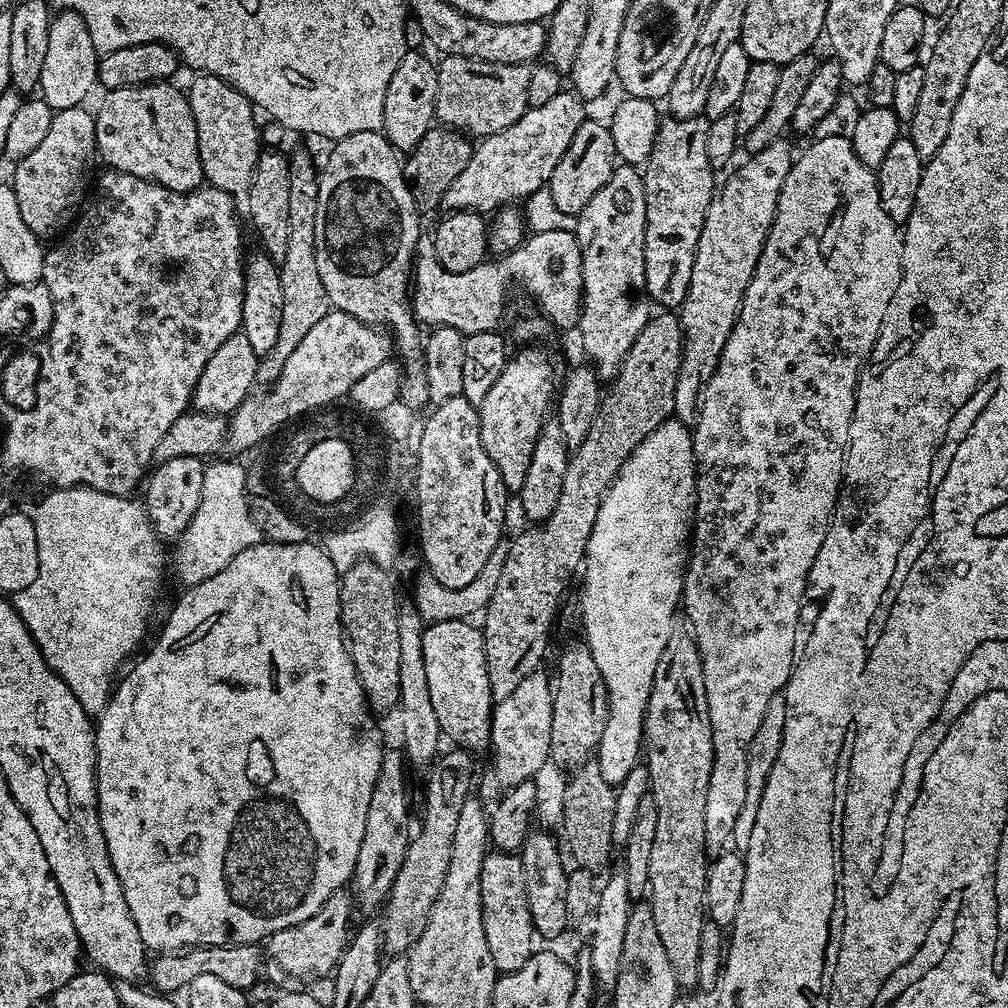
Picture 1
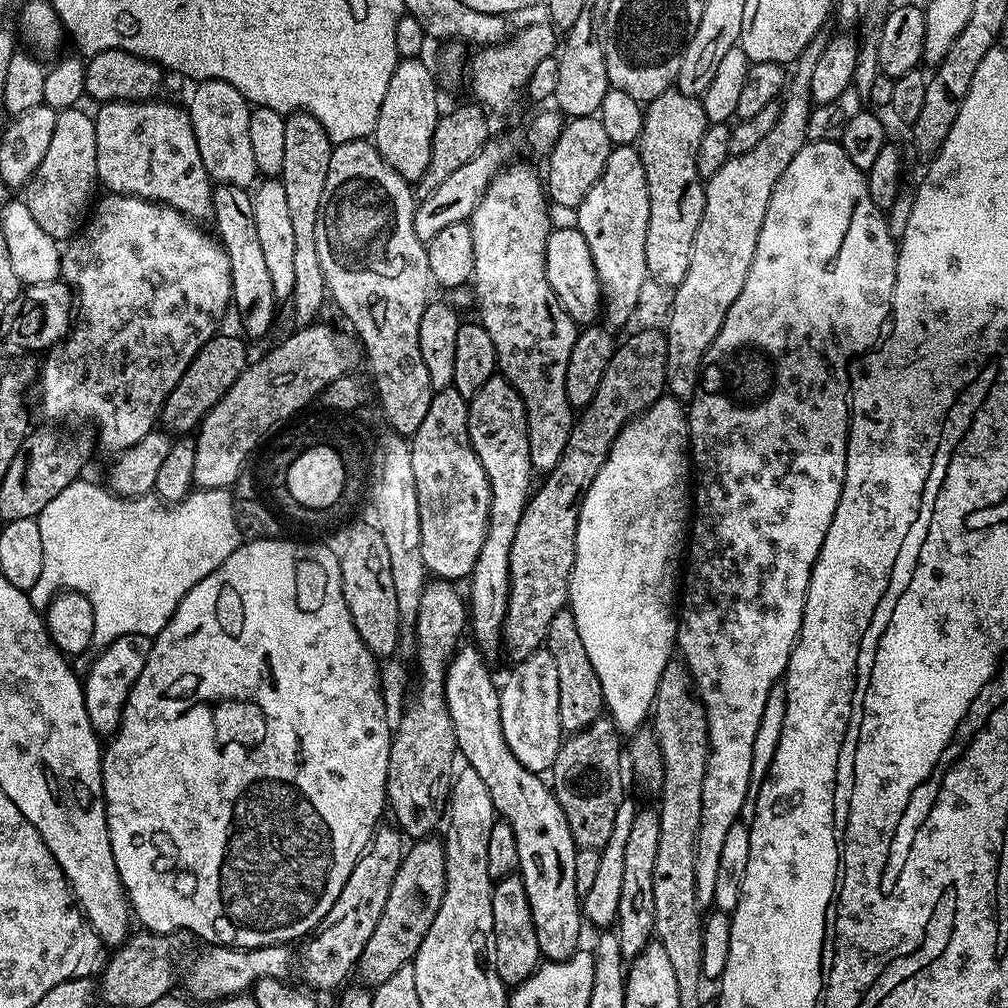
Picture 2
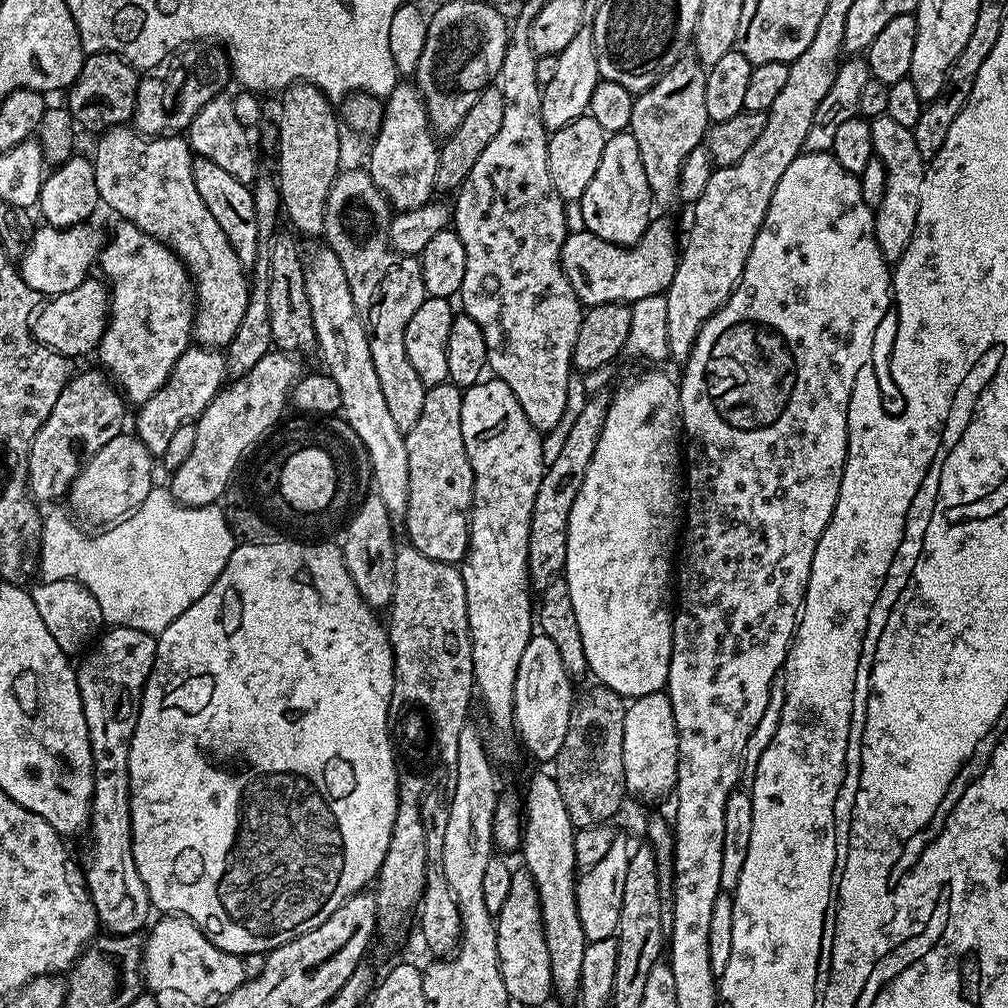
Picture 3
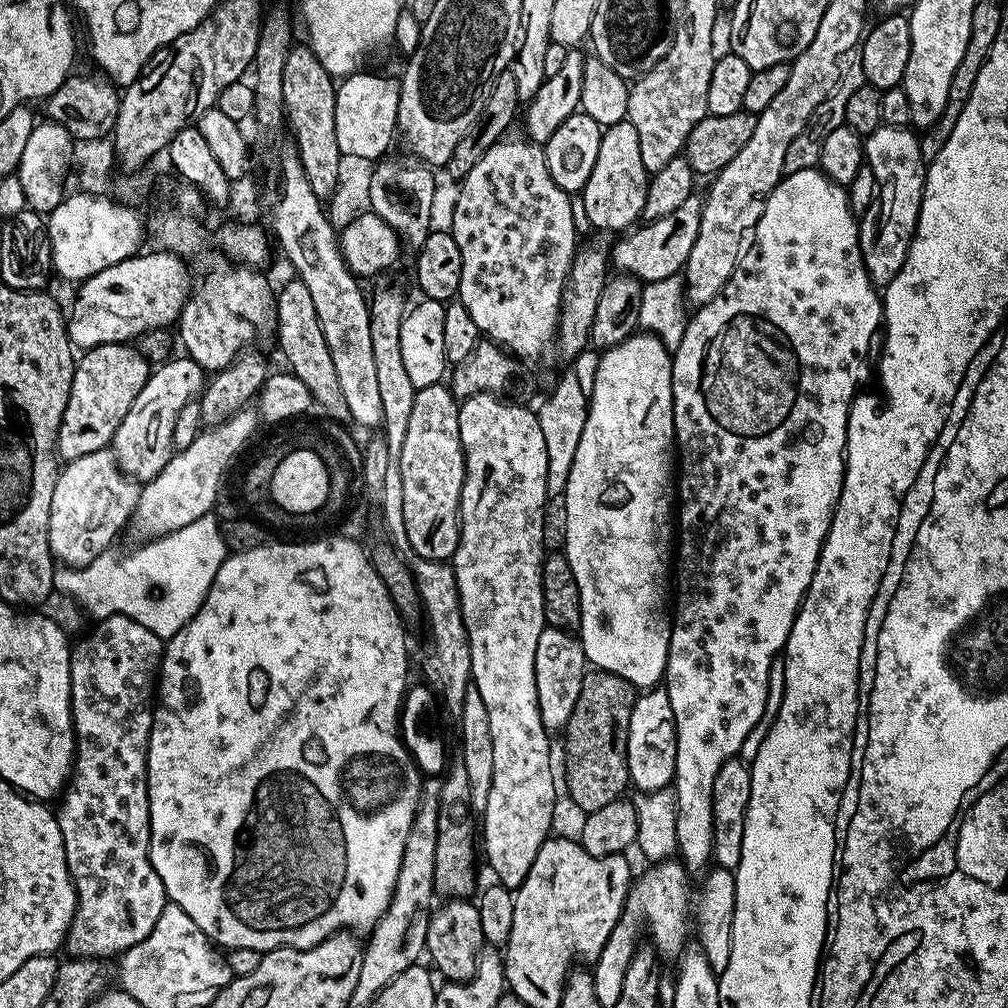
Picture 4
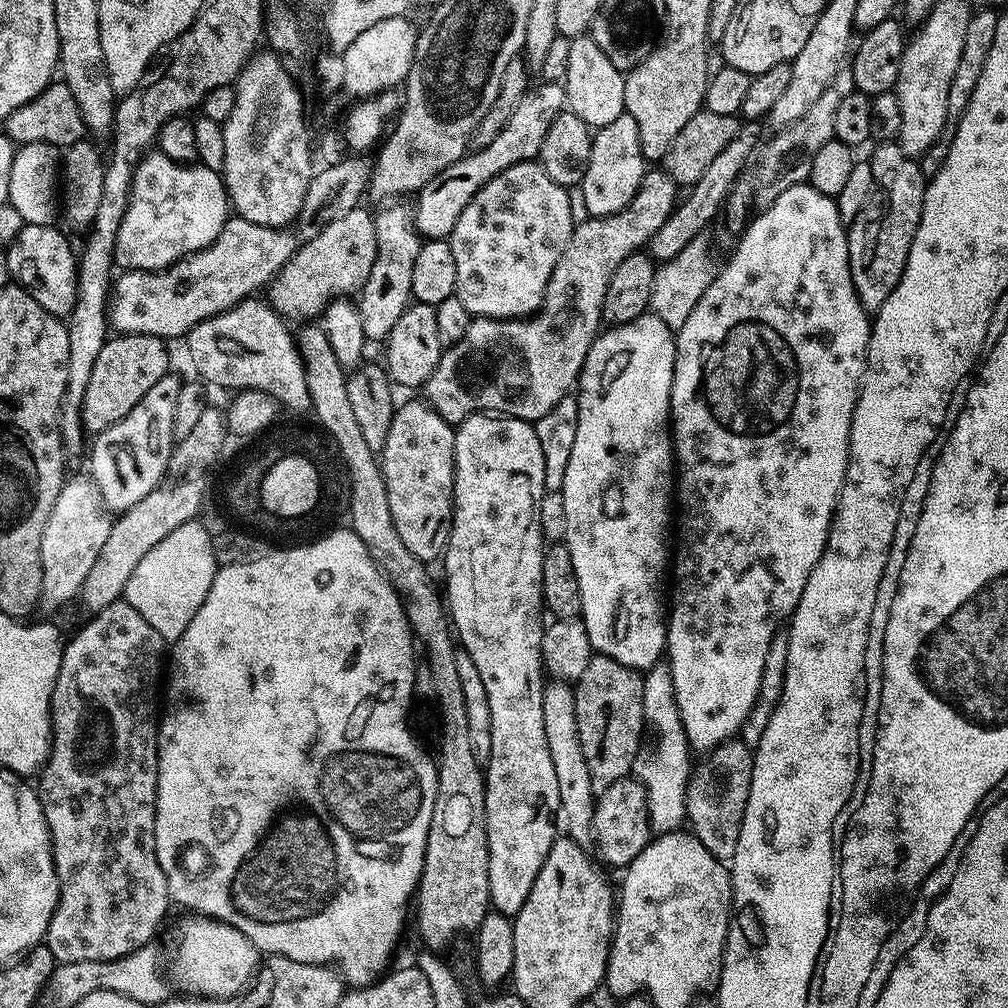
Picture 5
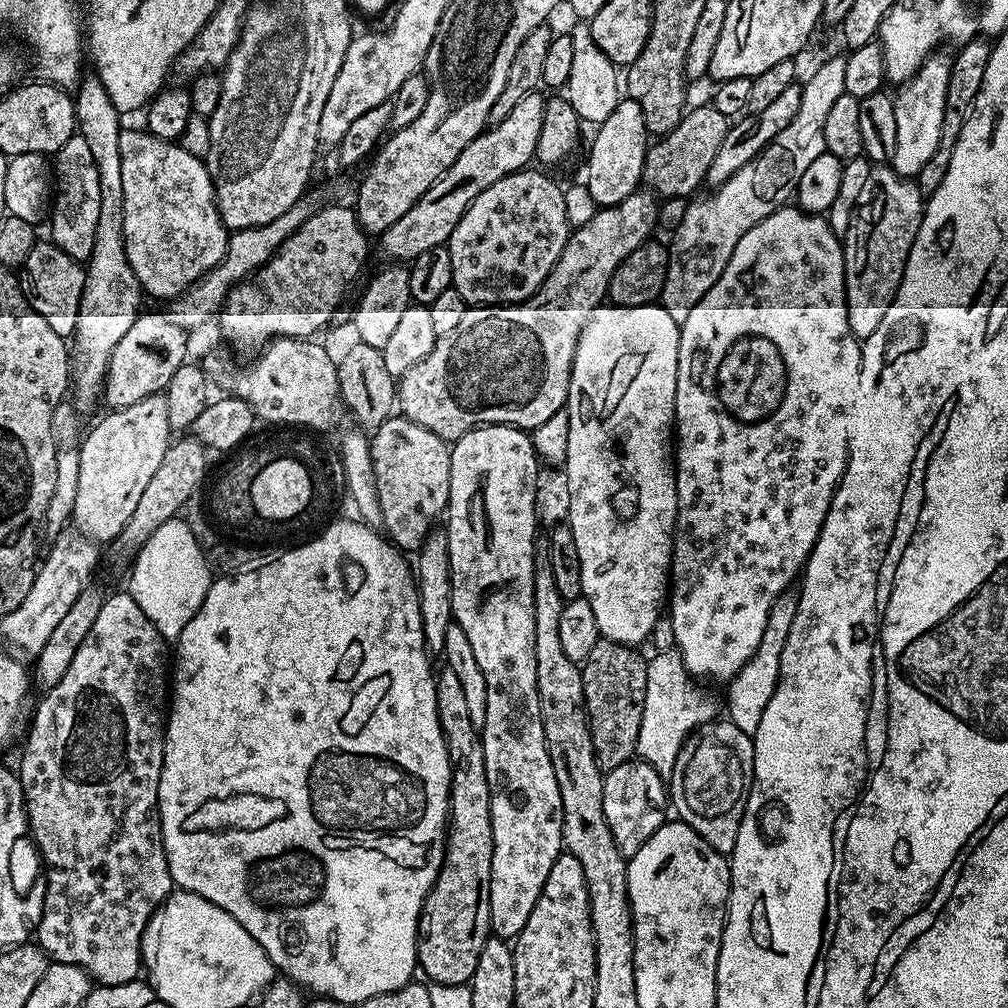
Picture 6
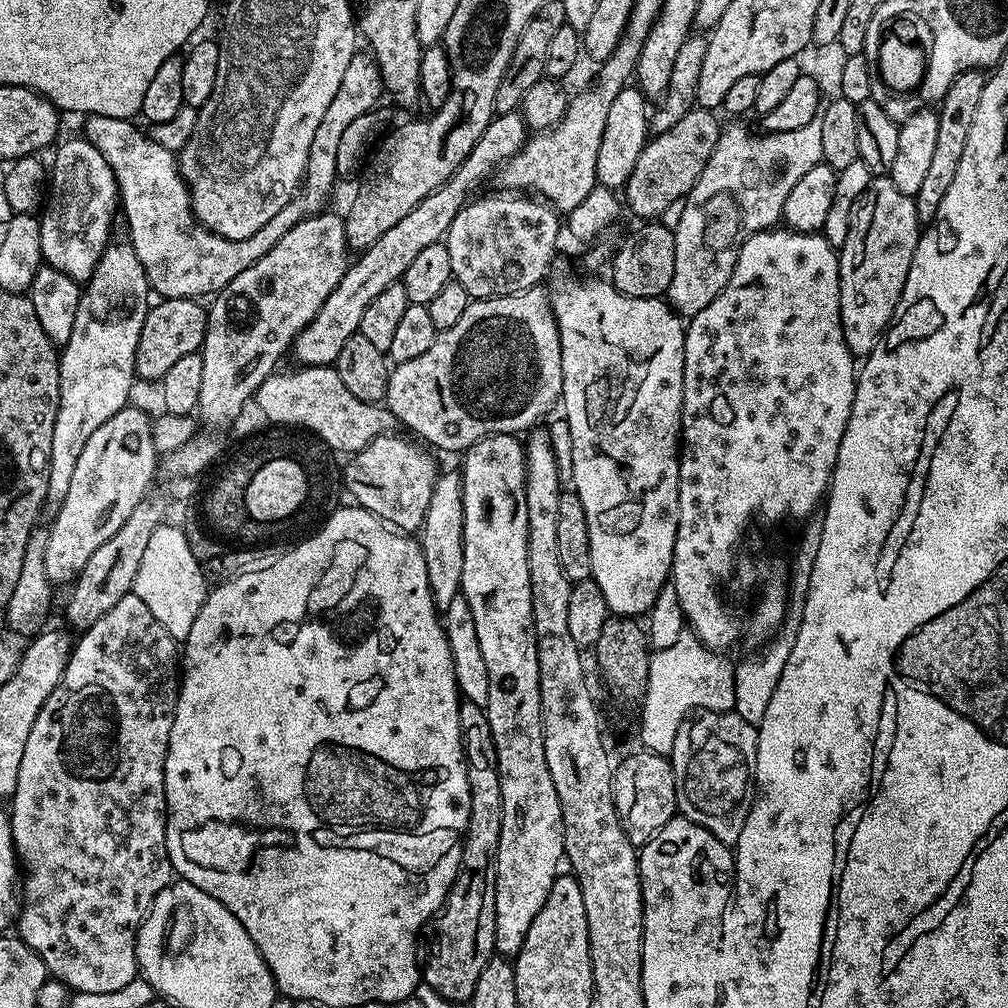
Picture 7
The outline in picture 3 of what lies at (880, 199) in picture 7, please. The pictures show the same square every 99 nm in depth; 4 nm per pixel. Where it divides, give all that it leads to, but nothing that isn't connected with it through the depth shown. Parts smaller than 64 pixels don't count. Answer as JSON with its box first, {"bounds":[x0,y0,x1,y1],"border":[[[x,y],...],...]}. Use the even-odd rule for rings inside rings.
{"bounds":[872,115,926,262],"border":[[[888,115],[875,117],[872,126],[872,151],[875,159],[886,166],[886,194],[882,194],[882,202],[874,210],[876,218],[876,241],[878,250],[884,259],[895,262],[902,258],[910,238],[914,234],[914,226],[918,218],[918,202],[922,194],[926,158],[918,154],[918,145],[914,142],[911,128],[901,126]]]}

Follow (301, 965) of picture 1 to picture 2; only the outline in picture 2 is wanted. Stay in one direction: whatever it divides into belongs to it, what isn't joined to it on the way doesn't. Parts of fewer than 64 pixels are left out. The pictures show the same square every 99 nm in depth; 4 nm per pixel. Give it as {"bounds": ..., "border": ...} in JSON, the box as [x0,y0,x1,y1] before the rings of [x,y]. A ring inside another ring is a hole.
{"bounds":[186,945,294,1002],"border":[[[215,945],[206,948],[188,972],[186,982],[196,996],[215,1002],[228,996],[237,996],[249,991],[261,977],[287,979],[294,968],[294,954],[287,945],[238,949]]]}

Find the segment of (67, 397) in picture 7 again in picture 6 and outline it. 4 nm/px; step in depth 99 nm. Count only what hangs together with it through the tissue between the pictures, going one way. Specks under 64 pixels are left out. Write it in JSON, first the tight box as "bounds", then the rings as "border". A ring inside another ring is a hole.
{"bounds":[70,74,142,413],"border":[[[89,74],[81,79],[74,88],[74,103],[76,105],[76,126],[78,134],[86,138],[86,146],[90,146],[90,154],[94,154],[94,162],[98,170],[98,190],[100,205],[98,206],[98,230],[94,230],[94,246],[92,254],[86,261],[84,293],[81,296],[81,308],[78,310],[77,326],[74,333],[74,371],[70,380],[73,391],[76,390],[74,404],[81,413],[88,412],[102,400],[104,377],[108,374],[108,363],[114,350],[126,335],[126,330],[134,326],[136,317],[142,311],[140,296],[142,289],[124,249],[124,195],[122,194],[122,162],[118,154],[118,138],[122,131],[122,114],[110,102],[110,94],[106,94],[106,86],[102,86],[99,76]]]}

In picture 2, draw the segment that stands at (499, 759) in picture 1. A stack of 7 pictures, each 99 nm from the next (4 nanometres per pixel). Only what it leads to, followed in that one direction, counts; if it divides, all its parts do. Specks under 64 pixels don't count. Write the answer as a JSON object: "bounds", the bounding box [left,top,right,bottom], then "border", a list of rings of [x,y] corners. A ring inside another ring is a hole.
{"bounds":[500,646,562,773],"border":[[[541,646],[537,652],[532,652],[515,665],[516,668],[508,676],[508,681],[502,684],[500,688],[500,705],[502,706],[502,734],[506,734],[506,746],[510,746],[510,754],[514,754],[514,758],[518,758],[518,762],[522,762],[522,766],[526,766],[526,770],[531,772],[547,773],[552,767],[554,758],[558,758],[558,750],[562,743],[562,733],[560,731],[560,719],[558,718],[558,669],[554,663],[554,654],[548,652],[547,647]]]}

